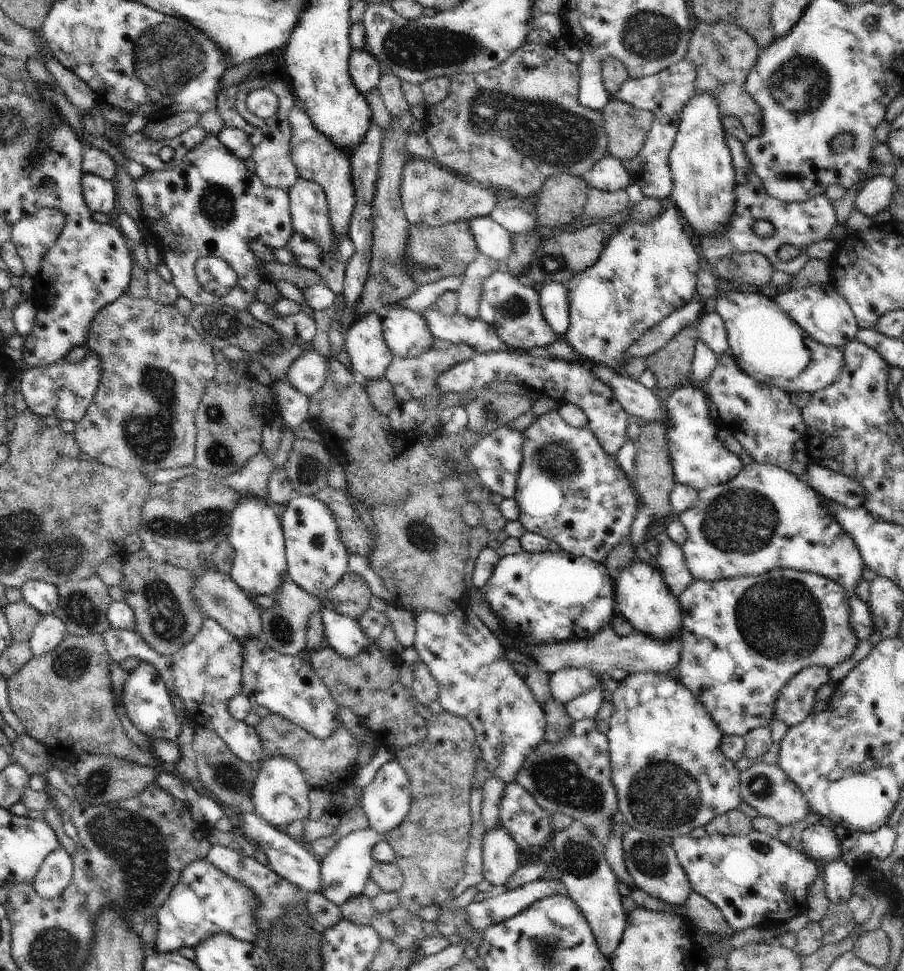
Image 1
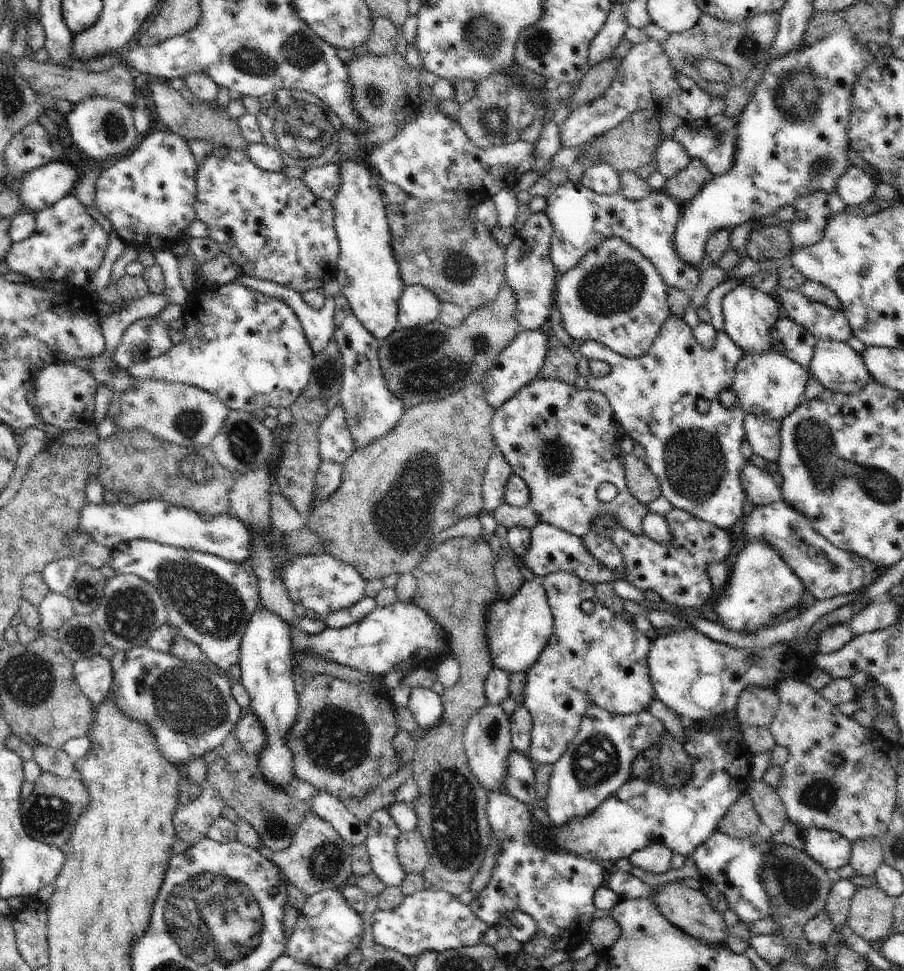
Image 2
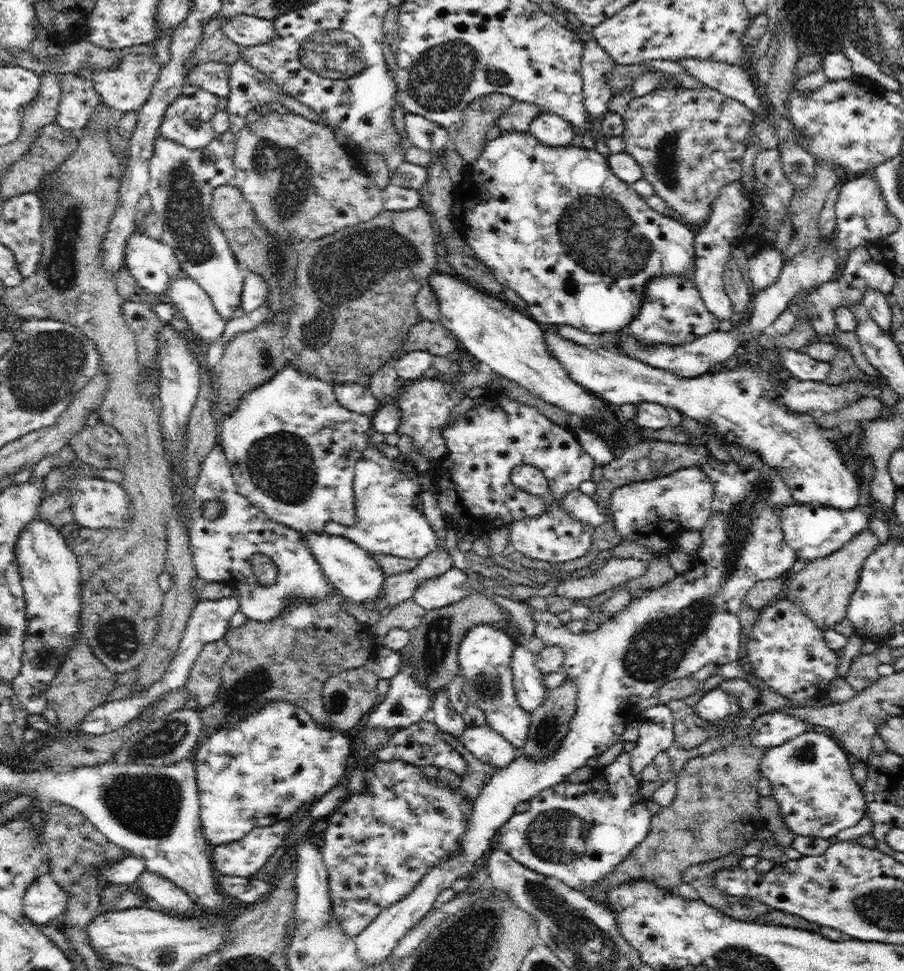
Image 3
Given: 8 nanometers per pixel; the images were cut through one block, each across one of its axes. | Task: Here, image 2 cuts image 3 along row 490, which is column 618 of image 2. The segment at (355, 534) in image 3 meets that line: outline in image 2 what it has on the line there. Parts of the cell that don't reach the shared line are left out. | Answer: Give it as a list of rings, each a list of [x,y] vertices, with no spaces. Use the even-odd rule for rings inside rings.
[[[671,314],[662,325],[650,350],[640,358],[620,356],[600,341],[584,341],[578,354],[581,358],[603,360],[610,365],[610,373],[605,377],[594,377],[590,374],[587,377],[587,388],[600,391],[606,396],[613,408],[614,419],[619,422],[624,432],[633,438],[636,445],[643,446],[644,461],[660,481],[662,496],[676,508],[687,510],[722,530],[731,533],[737,529],[744,518],[742,506],[747,499],[741,483],[741,470],[748,460],[740,451],[742,442],[746,440],[745,412],[738,403],[730,409],[724,408],[718,394],[733,385],[738,361],[745,355],[742,348],[732,342],[724,331],[719,331],[715,347],[711,351],[705,351],[684,319]],[[701,397],[711,404],[706,413],[700,413],[696,405],[696,401]]]

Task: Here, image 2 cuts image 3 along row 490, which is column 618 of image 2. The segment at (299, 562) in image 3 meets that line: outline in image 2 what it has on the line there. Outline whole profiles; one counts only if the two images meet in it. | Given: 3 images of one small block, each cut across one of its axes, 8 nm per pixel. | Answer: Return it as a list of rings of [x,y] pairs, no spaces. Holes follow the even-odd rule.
[[[569,180],[564,185],[555,188],[546,199],[548,206],[545,213],[553,226],[551,259],[558,276],[562,276],[569,270],[574,269],[590,251],[596,250],[606,239],[618,237],[623,241],[629,242],[636,250],[639,250],[646,258],[649,258],[667,285],[684,290],[689,296],[696,288],[700,280],[700,272],[688,266],[677,256],[673,241],[677,224],[681,221],[684,206],[674,197],[664,192],[664,190],[653,190],[642,200],[630,200],[619,192],[613,195],[598,194],[586,188],[581,182],[573,183]]]

